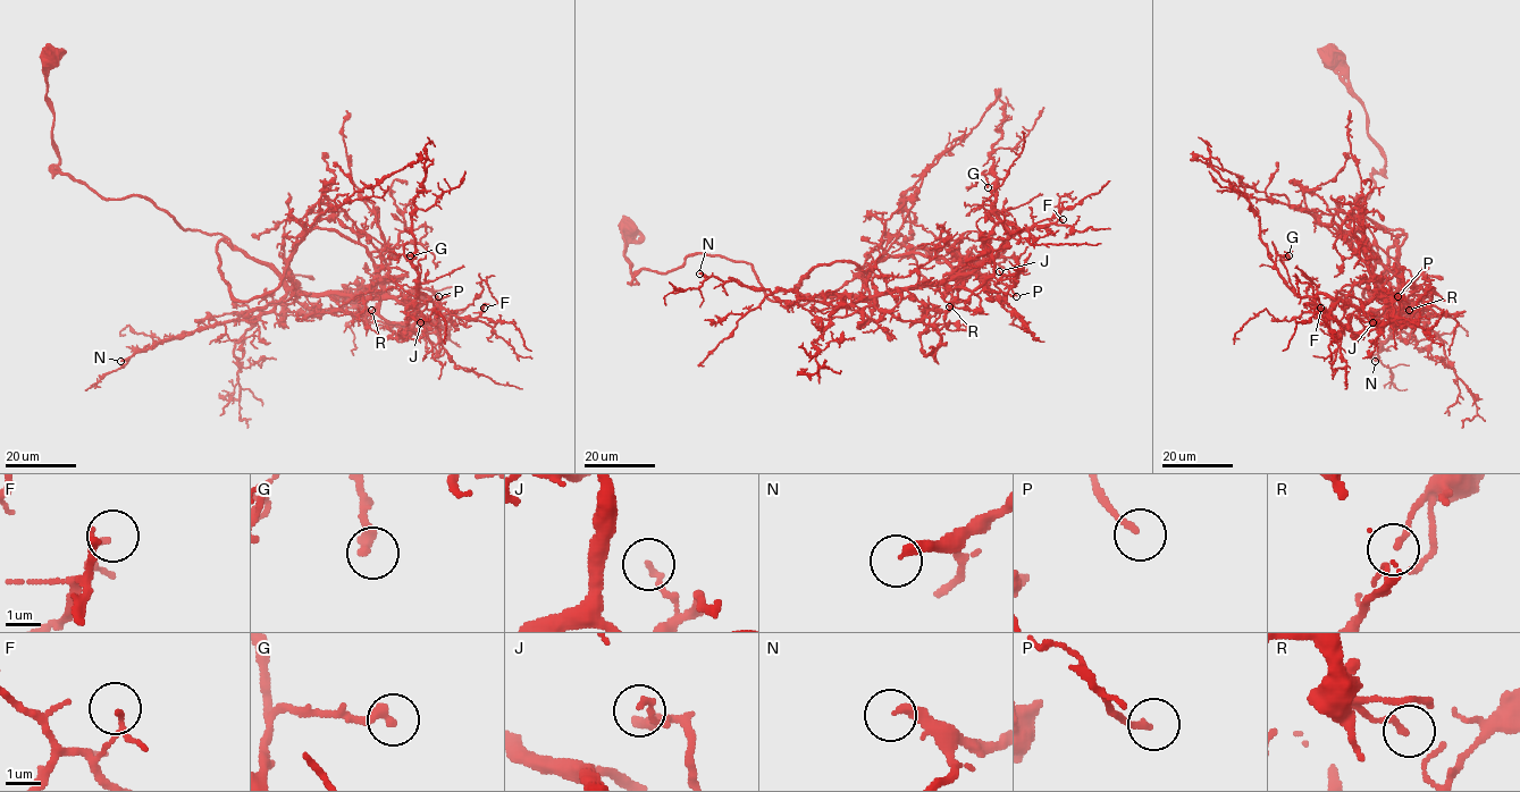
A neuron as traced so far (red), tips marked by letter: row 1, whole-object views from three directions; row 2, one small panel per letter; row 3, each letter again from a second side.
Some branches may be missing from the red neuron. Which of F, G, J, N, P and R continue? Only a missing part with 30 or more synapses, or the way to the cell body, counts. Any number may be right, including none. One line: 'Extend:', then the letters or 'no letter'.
Extend: G, N

